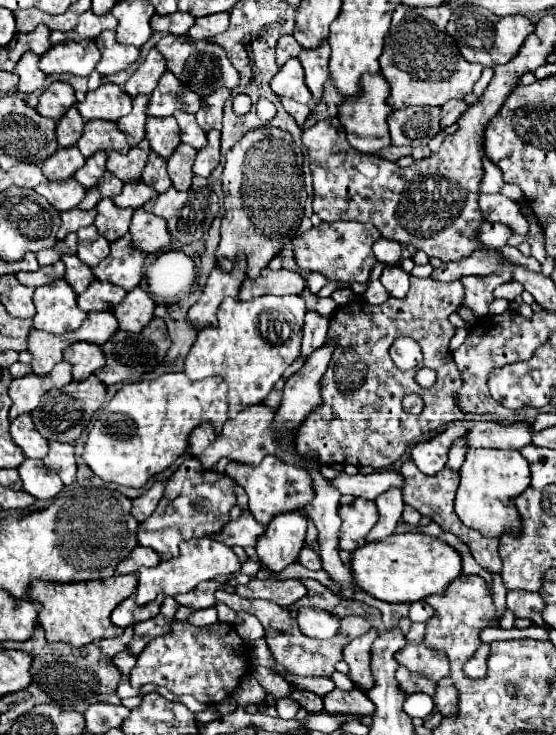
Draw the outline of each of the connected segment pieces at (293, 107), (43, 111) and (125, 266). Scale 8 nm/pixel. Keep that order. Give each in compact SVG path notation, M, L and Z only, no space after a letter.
M282 99L282 105L296 119L296 123L302 127L304 121L308 119L308 115L310 115L310 107L308 105L302 105L302 103L294 103L290 99Z
M56 81L56 83L52 83L52 85L40 95L38 105L36 105L36 111L38 111L42 117L50 117L50 119L58 121L74 103L76 103L74 89L72 89L68 83Z
M126 235L118 239L118 243L110 245L110 255L98 267L94 267L94 275L98 281L108 281L112 285L130 291L138 287L142 279L142 267L144 267L144 257L140 251L134 251L130 247Z

